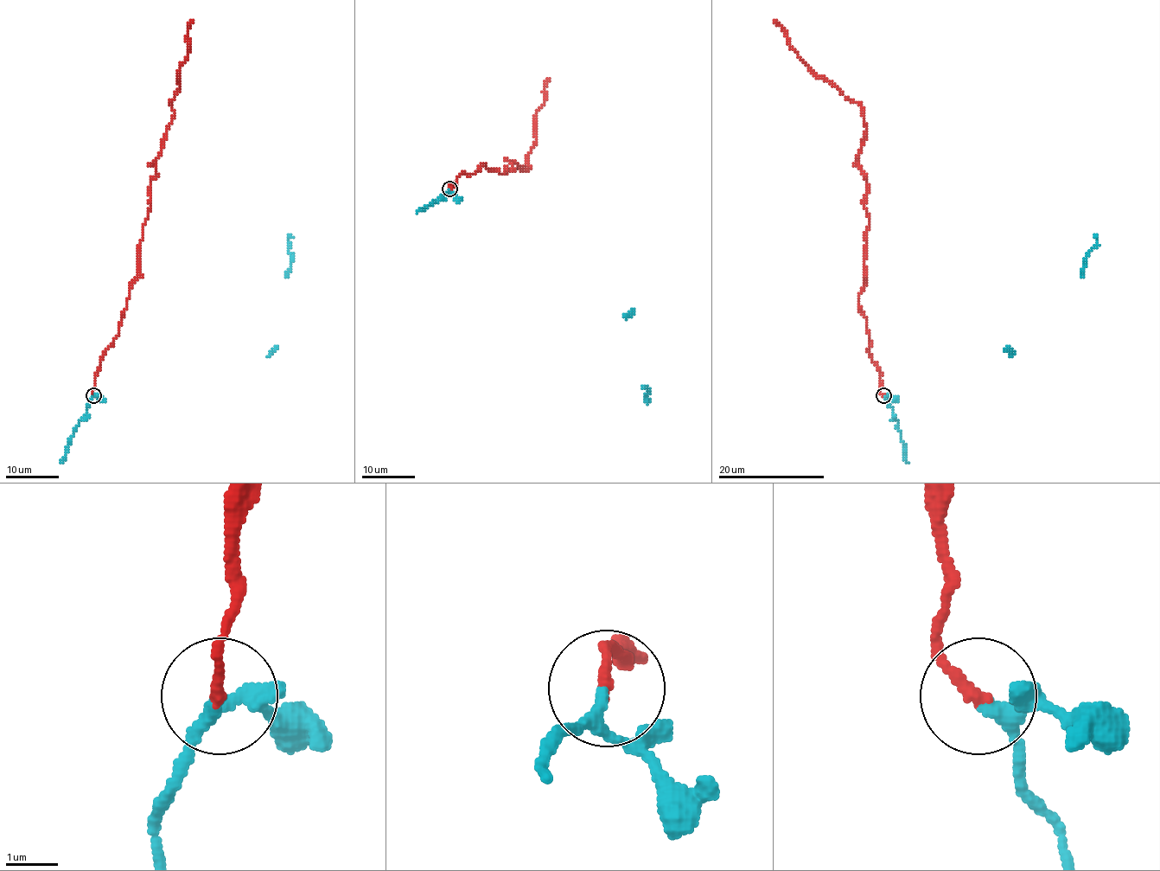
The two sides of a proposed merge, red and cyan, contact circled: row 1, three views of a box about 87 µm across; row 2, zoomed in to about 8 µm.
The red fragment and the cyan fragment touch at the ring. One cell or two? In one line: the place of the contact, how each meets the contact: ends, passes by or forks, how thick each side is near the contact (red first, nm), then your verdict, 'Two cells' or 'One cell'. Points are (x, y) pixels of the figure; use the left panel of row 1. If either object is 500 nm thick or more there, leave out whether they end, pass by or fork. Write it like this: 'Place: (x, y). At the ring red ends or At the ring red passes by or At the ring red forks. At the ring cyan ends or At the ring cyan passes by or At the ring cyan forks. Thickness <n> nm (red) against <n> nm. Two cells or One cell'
Place: (93, 395). At the ring red ends. At the ring cyan passes by. Thickness 220 nm (red) against 200 nm. One cell

